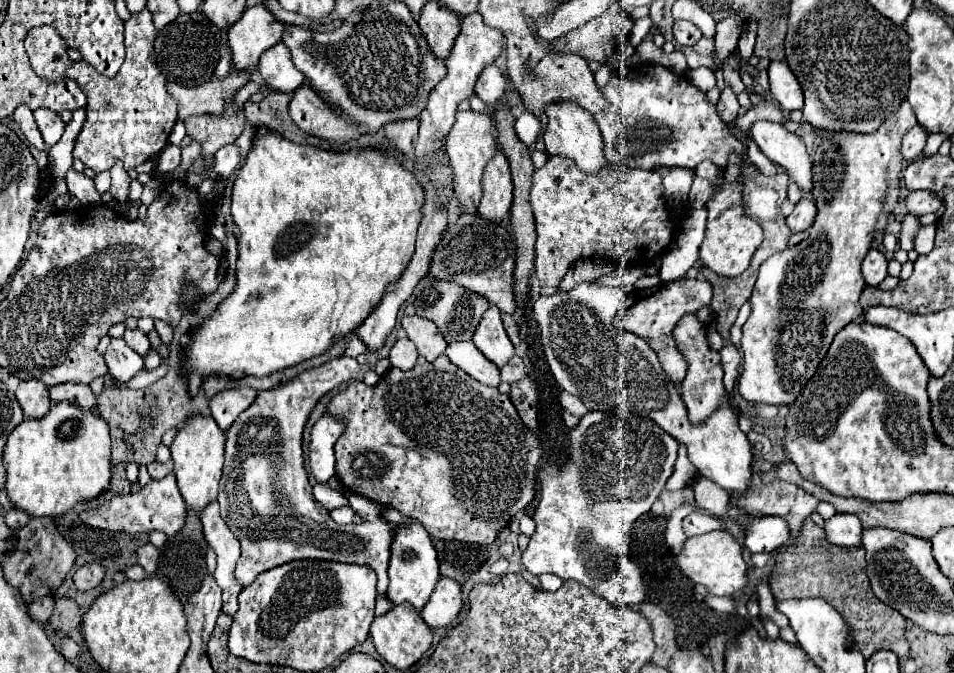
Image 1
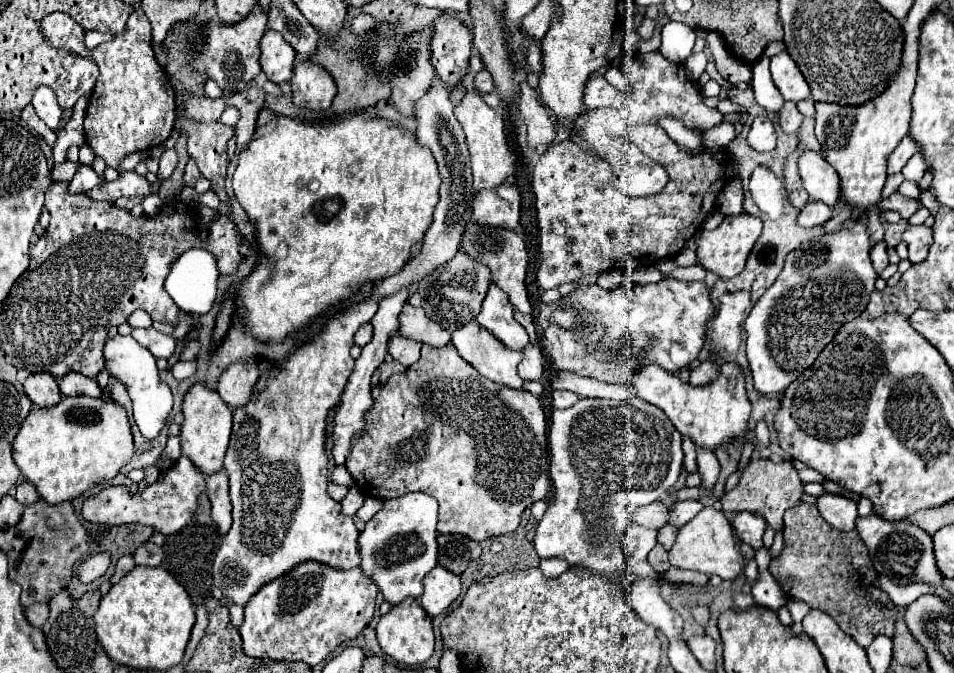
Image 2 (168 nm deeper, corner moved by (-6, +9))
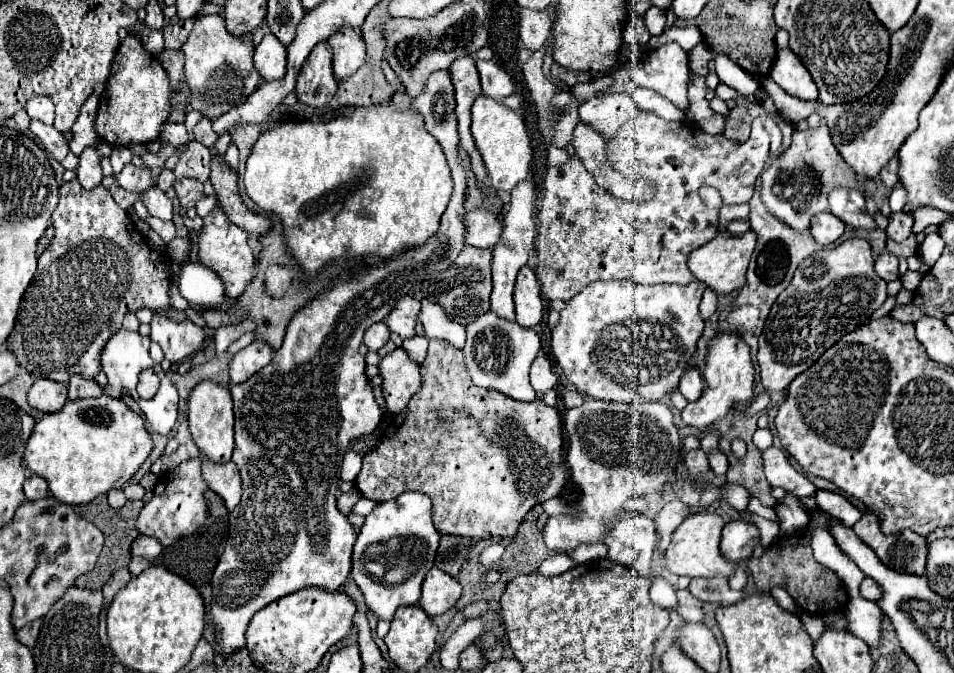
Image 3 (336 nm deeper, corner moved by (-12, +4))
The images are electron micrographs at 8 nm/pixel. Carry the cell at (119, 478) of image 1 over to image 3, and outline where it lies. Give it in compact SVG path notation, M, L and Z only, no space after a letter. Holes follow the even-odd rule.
M105 495L93 499L93 501L87 503L87 505L75 507L75 511L77 511L83 519L91 521L93 525L97 525L97 527L103 531L103 535L105 535L105 547L103 547L103 551L101 551L101 555L99 555L99 561L97 561L95 569L93 569L91 573L87 573L85 577L79 577L79 579L77 579L77 587L85 587L85 589L91 589L91 591L101 591L103 585L109 581L109 577L111 577L117 569L129 565L129 561L131 561L131 543L141 535L141 533L137 531L137 527L135 527L135 517L139 515L141 507L143 507L143 501L137 499L137 501L133 501L133 503L125 503L121 509L111 509Z

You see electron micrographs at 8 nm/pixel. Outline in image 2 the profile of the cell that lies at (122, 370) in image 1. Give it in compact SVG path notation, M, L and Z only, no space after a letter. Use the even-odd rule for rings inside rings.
M117 334L115 338L109 338L105 344L105 368L109 370L111 376L121 380L121 384L127 388L129 398L133 402L133 418L145 438L157 438L161 428L167 422L167 416L171 414L173 408L173 394L169 386L165 386L159 380L159 370L155 366L155 356L143 348L133 336L121 336Z

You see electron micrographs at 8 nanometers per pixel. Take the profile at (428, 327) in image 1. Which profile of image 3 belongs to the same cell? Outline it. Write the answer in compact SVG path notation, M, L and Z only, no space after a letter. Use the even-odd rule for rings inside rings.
M411 295L399 299L397 307L387 315L385 323L387 327L399 335L401 341L415 337L415 325L417 325L417 315L421 311L421 303L415 301Z

